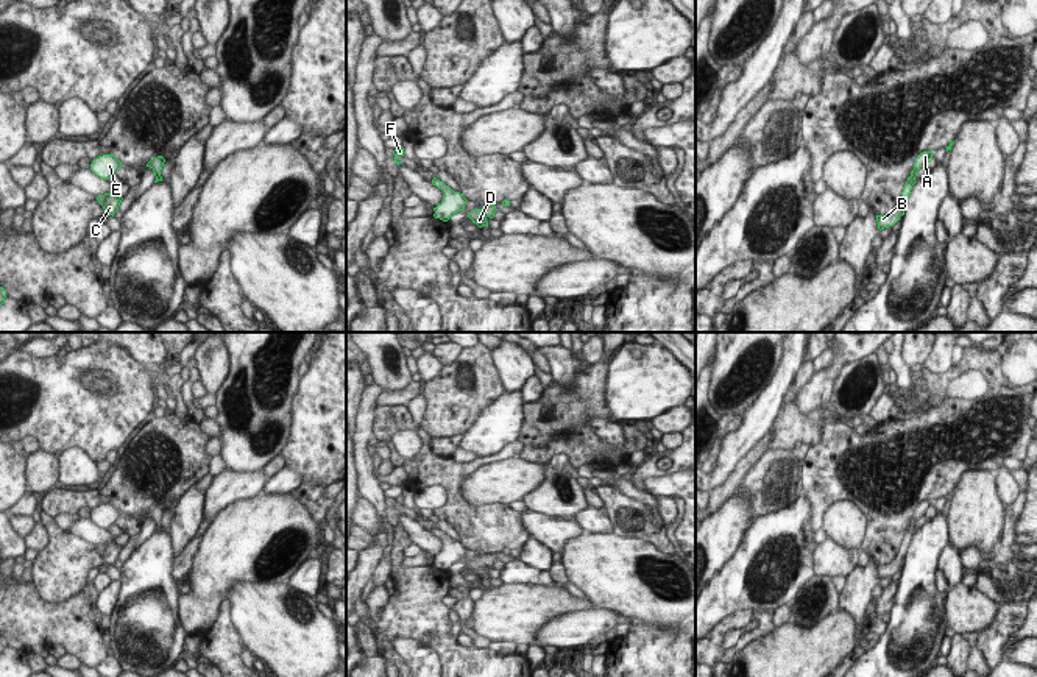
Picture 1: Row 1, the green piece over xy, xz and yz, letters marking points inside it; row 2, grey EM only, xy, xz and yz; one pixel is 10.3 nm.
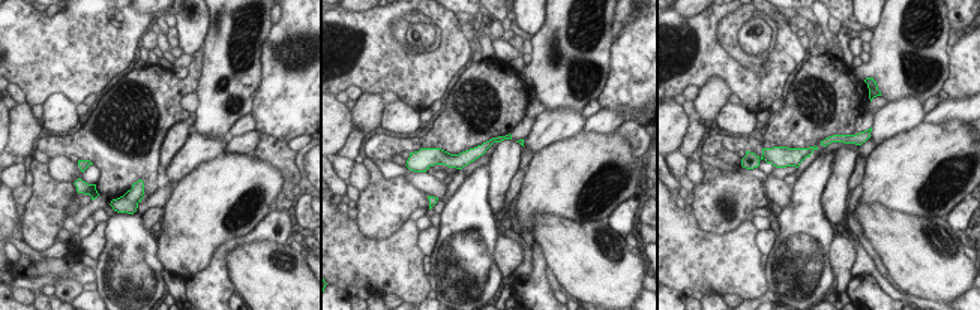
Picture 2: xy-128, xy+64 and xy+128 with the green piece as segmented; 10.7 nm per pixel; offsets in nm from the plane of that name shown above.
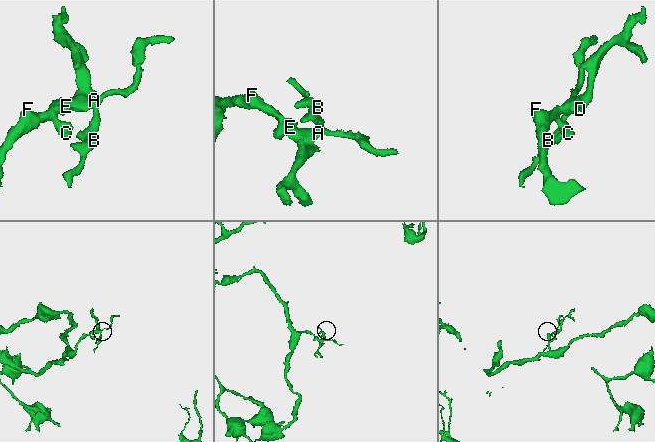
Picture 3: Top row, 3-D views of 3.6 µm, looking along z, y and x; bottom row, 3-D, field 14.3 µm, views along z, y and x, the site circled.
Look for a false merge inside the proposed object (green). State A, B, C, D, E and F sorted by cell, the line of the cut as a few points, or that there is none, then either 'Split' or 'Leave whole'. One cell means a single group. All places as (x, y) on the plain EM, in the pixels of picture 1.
Groups: A B C D E F. No split. Leave whole.

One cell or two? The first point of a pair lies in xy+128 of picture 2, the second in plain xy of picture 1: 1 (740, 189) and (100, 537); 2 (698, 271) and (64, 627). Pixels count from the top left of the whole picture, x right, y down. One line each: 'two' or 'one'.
1: two
2: one

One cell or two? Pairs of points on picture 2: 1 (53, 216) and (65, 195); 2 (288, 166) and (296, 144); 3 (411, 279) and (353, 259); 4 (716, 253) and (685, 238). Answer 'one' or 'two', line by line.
1: one
2: two
3: one
4: one

